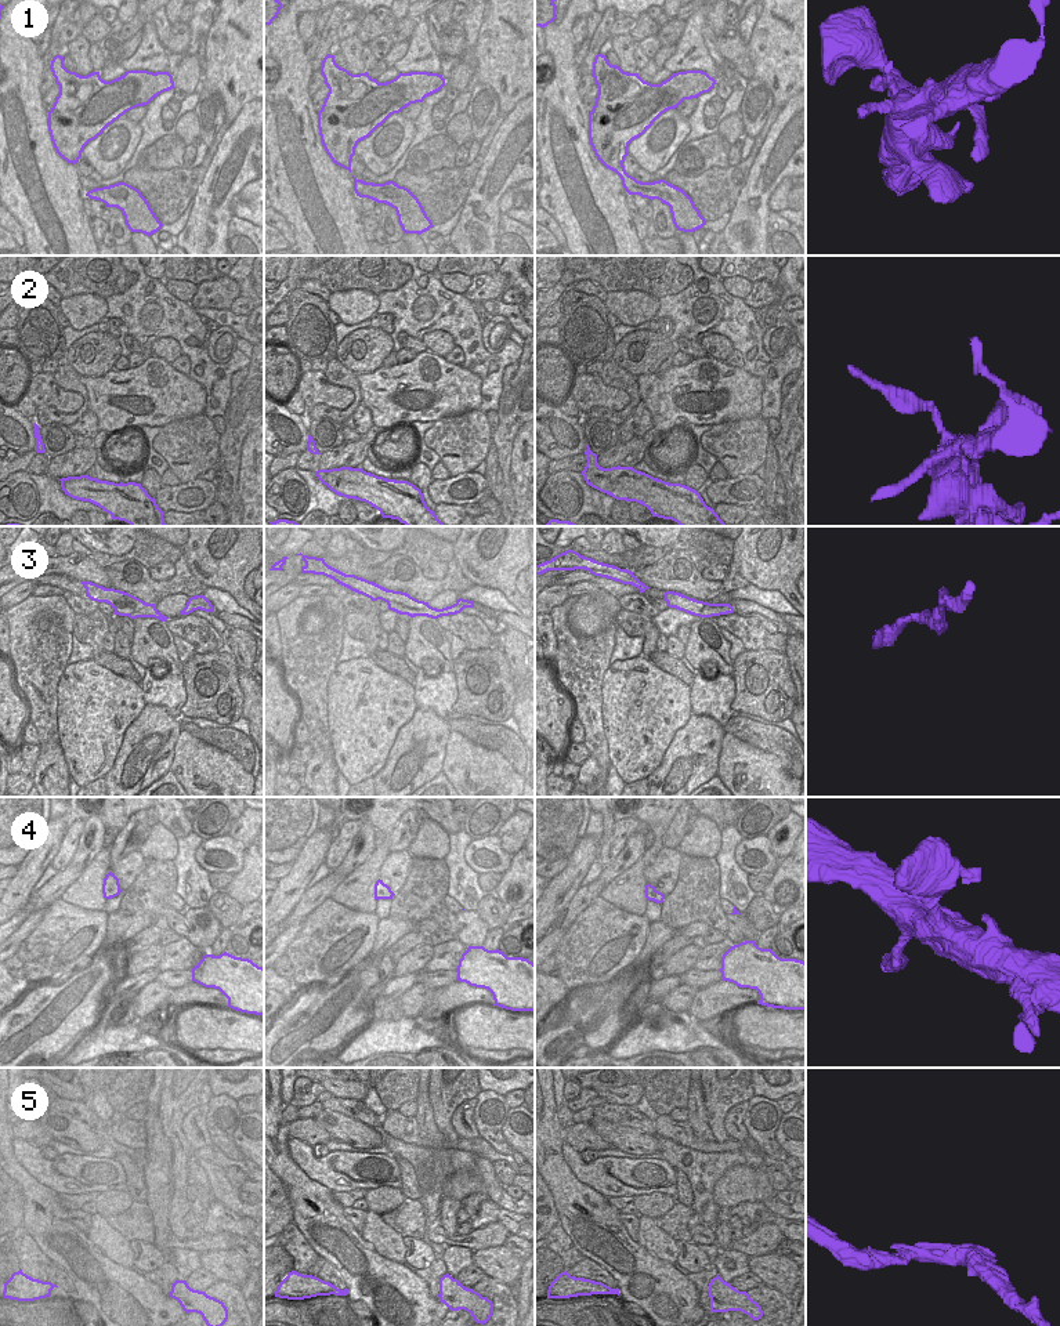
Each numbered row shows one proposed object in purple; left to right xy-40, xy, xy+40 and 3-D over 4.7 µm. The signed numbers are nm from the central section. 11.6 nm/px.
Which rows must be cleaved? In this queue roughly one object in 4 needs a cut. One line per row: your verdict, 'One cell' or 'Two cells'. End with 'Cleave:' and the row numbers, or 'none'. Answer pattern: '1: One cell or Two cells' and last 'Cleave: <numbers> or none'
1: One cell
2: One cell
3: One cell
4: One cell
5: One cell
Cleave: none

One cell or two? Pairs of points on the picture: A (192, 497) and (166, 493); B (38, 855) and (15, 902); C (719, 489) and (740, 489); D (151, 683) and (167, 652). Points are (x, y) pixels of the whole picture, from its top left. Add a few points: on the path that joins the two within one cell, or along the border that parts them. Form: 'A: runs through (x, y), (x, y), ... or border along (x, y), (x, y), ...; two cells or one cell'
A: runs through (185, 497), (173, 497); one cell
B: runs through (33, 866), (21, 884), (20, 891); one cell
C: runs through (724, 491), (730, 493), (734, 491); one cell
D: border along (145, 669), (159, 669), (167, 663), (181, 673); two cells

